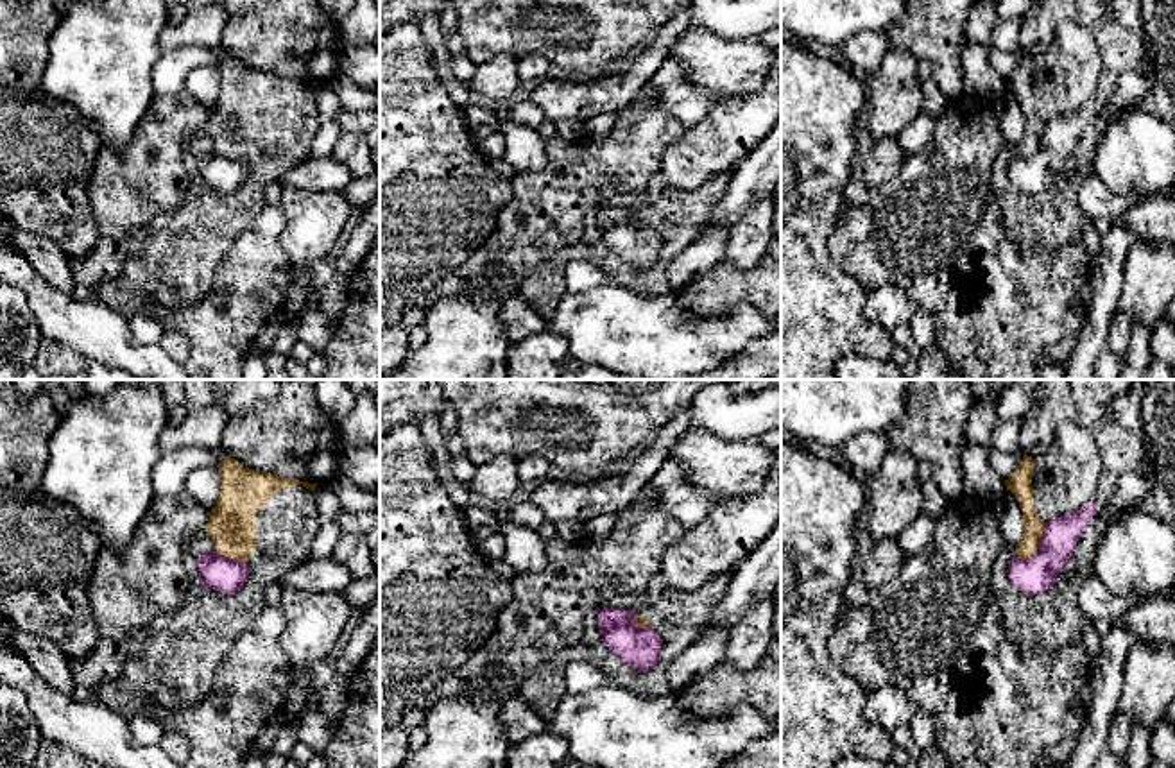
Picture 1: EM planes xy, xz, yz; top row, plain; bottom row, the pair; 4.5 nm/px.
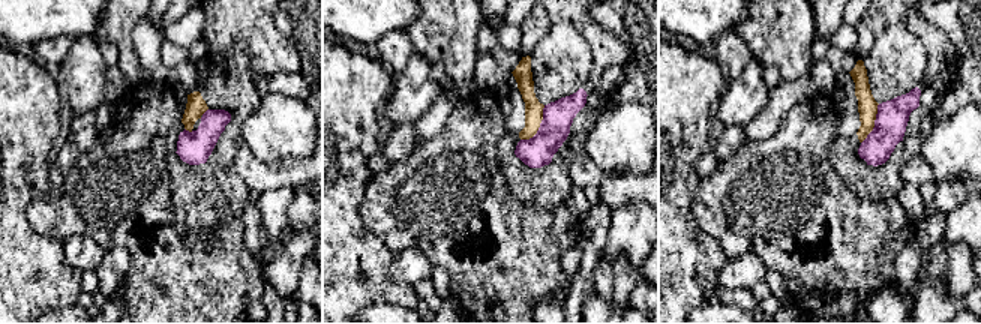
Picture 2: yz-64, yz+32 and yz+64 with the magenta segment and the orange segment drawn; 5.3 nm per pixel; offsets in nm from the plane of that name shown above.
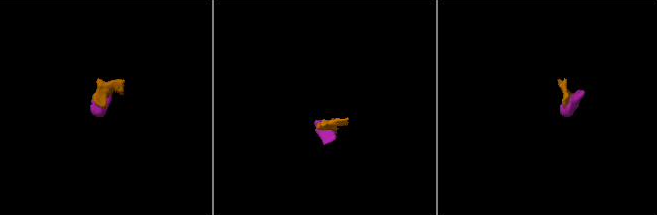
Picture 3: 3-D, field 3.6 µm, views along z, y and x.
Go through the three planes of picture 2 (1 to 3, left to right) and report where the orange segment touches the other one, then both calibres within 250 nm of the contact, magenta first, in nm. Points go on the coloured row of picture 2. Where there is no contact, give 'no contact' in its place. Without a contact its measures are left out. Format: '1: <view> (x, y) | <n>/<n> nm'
1: yz-64 (188, 131) | 180/110 nm
2: yz+32 (540, 126) | 160/100 nm
3: yz+64 (875, 123) | 170/110 nm

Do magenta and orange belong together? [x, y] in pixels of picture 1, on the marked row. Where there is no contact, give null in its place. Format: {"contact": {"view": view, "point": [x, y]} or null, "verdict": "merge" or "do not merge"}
{"contact": {"view": "yz", "point": [1037, 548]}, "verdict": "do not merge"}

